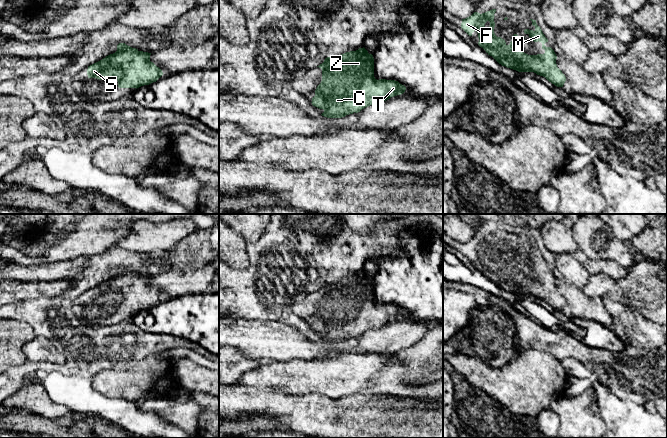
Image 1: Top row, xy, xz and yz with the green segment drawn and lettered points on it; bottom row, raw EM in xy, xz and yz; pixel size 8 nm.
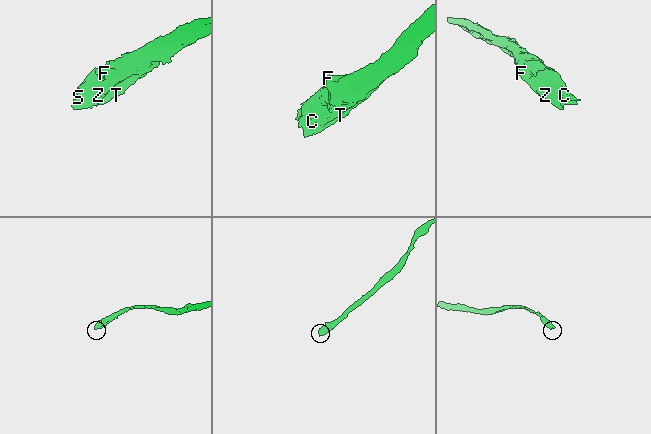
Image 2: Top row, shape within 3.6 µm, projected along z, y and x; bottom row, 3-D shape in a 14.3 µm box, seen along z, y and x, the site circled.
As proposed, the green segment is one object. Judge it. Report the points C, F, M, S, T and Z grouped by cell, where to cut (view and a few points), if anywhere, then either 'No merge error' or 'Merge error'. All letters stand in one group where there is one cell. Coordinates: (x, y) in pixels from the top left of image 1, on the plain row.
Groups: C F M S T Z. No split. No merge error

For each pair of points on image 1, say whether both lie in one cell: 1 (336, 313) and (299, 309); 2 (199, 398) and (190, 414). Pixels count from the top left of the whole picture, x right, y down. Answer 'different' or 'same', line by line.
1: same
2: different

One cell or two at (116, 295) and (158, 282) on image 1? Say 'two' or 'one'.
two

